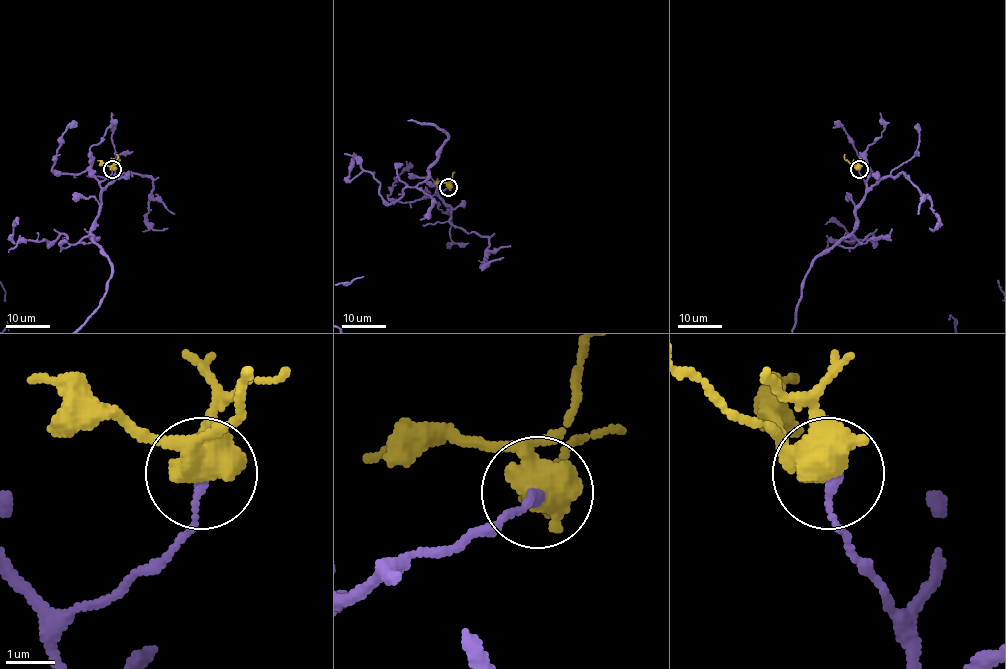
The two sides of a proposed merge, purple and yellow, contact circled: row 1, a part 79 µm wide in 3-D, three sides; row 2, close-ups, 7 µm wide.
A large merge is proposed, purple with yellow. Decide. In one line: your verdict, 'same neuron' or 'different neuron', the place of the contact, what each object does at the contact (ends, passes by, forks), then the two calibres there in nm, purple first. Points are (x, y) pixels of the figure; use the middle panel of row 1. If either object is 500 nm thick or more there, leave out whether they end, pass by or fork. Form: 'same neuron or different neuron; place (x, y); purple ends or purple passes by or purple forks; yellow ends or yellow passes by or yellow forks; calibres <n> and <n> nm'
different neuron; place (448, 187); calibres 170 and 600 nm

